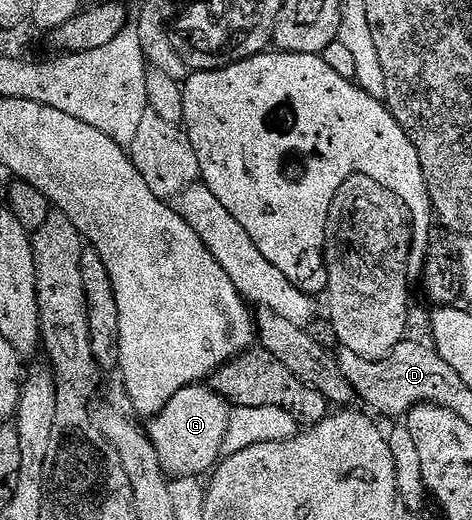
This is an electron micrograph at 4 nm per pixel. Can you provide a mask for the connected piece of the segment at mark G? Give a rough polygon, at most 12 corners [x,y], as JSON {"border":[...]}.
{"border":[[186,387],[150,420],[168,476],[220,462],[231,404]]}

